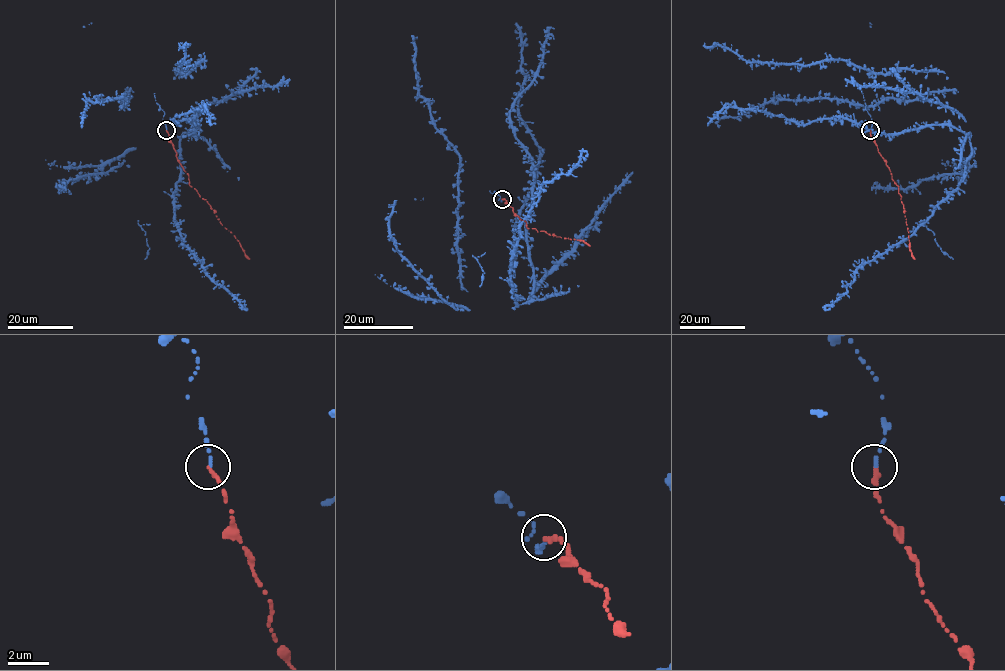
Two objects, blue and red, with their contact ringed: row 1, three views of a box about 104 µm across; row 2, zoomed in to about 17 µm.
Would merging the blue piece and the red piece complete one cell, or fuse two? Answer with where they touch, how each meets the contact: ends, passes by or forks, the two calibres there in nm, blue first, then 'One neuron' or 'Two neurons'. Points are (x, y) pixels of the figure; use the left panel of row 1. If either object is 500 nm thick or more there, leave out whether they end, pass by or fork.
Place: (166, 130). At the ring blue ends. At the ring red ends. Thickness 180 nm (blue) against 240 nm. One neuron

